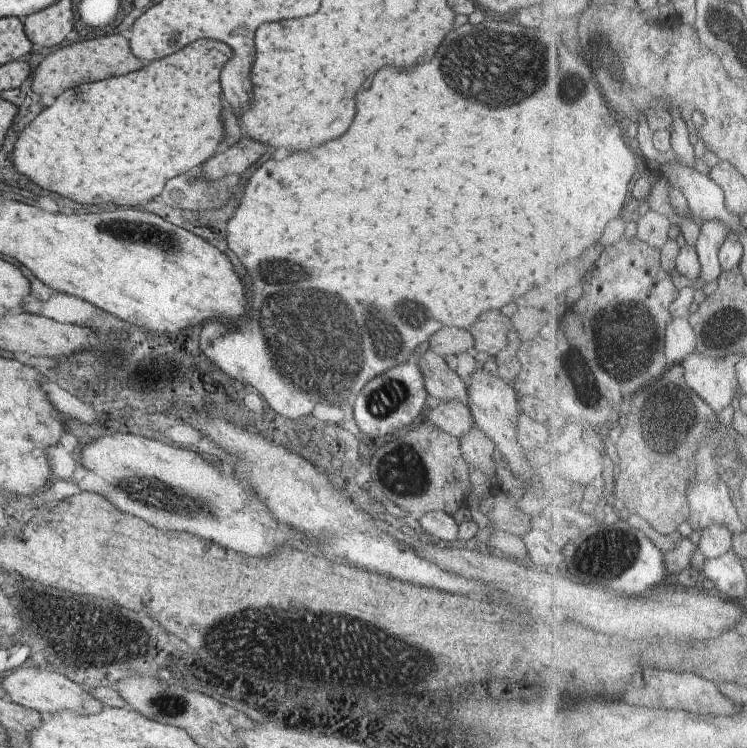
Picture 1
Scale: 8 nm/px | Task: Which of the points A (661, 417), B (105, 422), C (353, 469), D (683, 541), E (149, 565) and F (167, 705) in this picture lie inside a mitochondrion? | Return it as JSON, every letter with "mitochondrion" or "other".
{"A":"mitochondrion","B":"other","C":"other","D":"other","E":"other","F":"mitochondrion"}

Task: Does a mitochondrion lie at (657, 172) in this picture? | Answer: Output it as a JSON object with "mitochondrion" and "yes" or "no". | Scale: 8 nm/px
{"mitochondrion":"no"}

